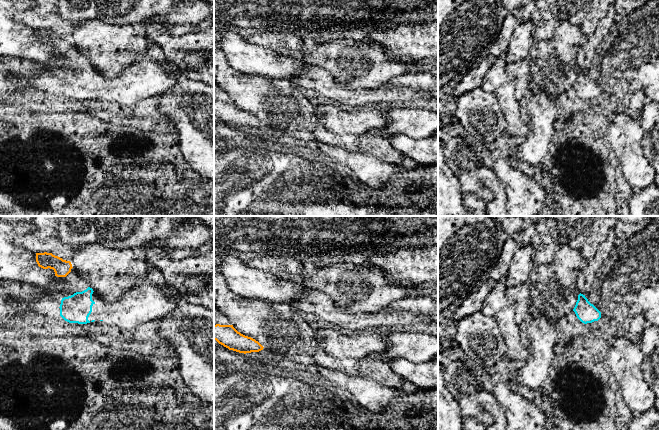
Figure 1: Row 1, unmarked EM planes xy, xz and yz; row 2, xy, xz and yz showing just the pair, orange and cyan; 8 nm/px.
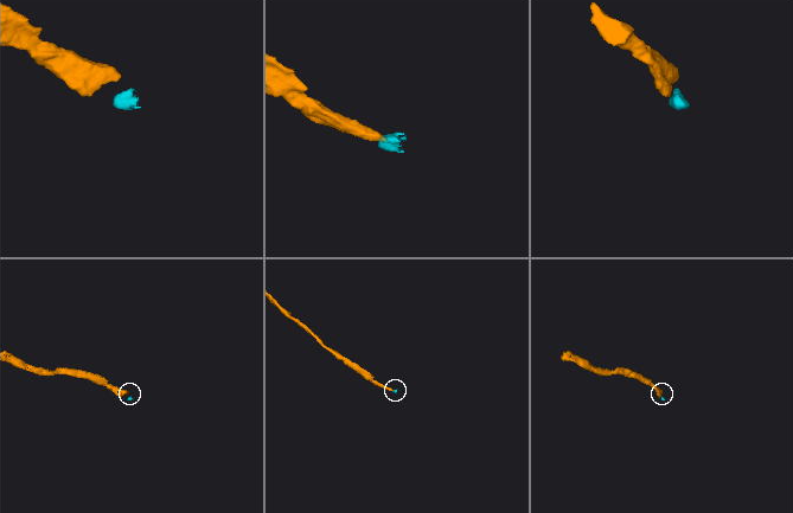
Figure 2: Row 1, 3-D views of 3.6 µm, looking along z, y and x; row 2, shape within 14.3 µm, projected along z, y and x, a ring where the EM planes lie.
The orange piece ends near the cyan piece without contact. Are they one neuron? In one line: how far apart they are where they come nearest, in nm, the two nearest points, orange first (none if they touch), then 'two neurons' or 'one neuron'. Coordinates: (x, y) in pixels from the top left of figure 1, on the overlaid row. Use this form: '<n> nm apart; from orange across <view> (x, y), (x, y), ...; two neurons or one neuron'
150 nm apart; from orange across xy (65, 276), (74, 293); one neuron

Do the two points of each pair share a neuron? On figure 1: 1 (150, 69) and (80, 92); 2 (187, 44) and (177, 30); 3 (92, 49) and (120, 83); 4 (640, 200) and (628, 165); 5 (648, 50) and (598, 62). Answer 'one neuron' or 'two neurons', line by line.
1: one neuron
2: two neurons
3: two neurons
4: two neurons
5: one neuron

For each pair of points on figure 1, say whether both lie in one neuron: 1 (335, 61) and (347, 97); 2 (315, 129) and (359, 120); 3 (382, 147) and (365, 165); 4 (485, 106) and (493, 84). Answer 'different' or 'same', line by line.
1: different
2: different
3: different
4: different

